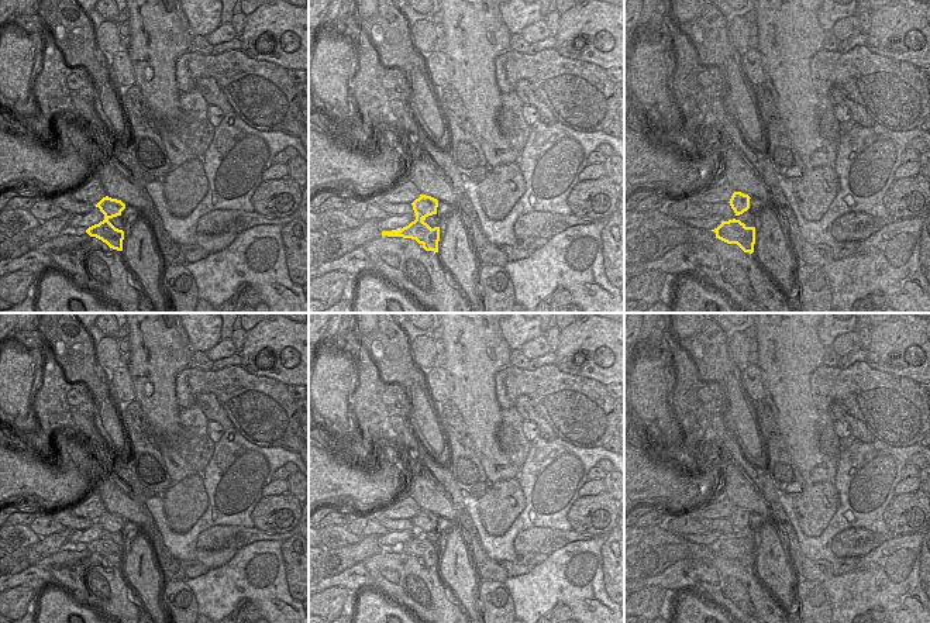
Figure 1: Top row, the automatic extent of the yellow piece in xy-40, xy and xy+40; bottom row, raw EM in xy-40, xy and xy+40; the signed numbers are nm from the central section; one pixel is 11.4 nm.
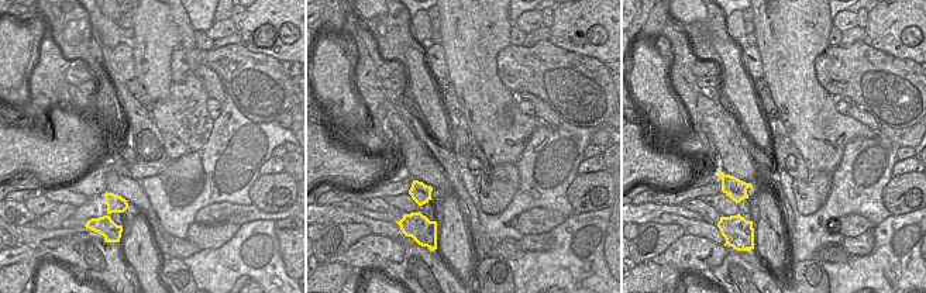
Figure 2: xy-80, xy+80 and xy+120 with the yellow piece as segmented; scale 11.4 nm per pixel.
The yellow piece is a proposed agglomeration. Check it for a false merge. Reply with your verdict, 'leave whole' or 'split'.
split

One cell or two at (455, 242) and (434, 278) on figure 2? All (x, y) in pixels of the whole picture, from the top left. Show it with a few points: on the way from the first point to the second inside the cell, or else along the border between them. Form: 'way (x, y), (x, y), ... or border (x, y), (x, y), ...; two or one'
border (447, 264), (460, 278); two

